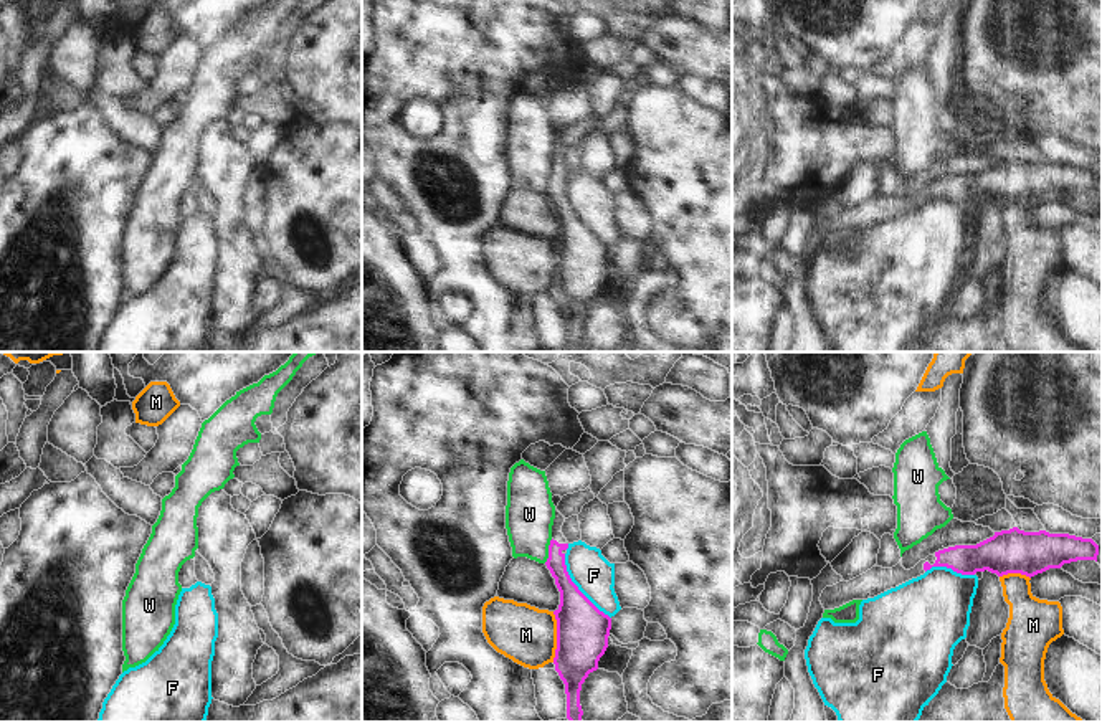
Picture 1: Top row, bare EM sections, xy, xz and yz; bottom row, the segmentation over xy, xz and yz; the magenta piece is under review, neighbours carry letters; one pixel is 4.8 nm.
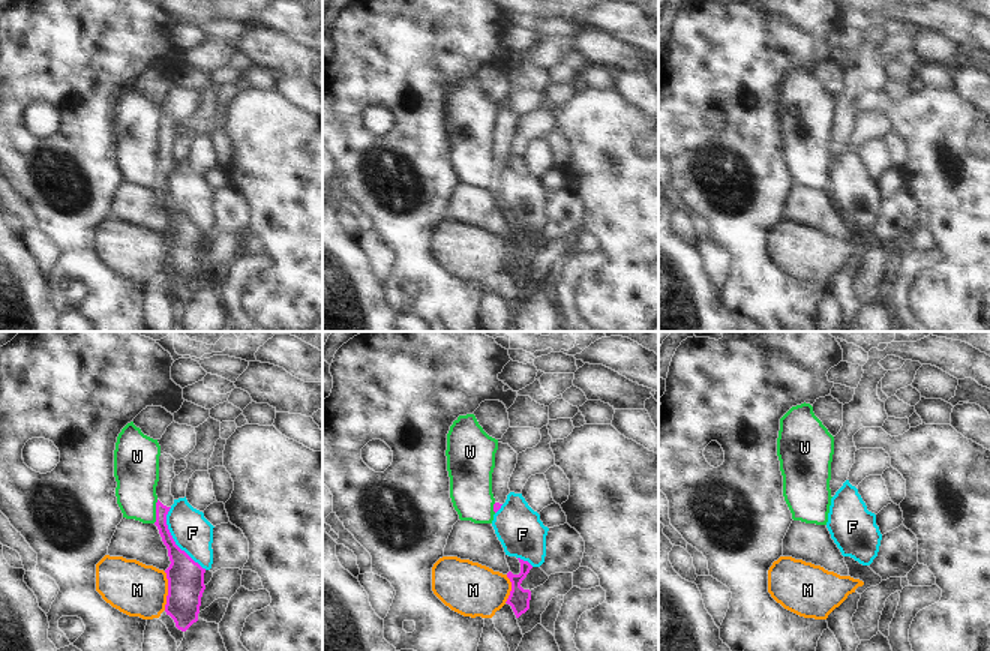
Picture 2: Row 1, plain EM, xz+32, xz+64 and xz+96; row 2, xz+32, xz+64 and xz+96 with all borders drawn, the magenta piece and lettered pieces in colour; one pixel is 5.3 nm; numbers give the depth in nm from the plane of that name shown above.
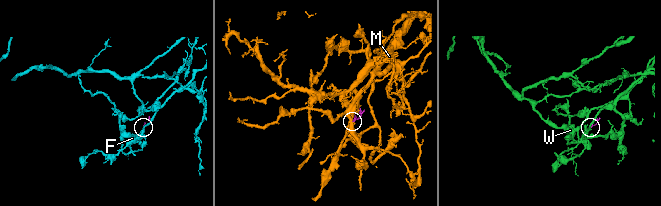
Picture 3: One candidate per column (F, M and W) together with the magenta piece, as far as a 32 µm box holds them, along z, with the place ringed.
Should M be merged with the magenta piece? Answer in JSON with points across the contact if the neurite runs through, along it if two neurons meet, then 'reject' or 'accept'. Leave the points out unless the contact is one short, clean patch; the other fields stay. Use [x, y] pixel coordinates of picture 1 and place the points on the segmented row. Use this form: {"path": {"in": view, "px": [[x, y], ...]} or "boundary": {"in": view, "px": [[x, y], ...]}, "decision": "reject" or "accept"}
{"boundary": {"in": "xz", "px": [[552, 612], [555, 620], [554, 661]]}, "decision": "reject"}

